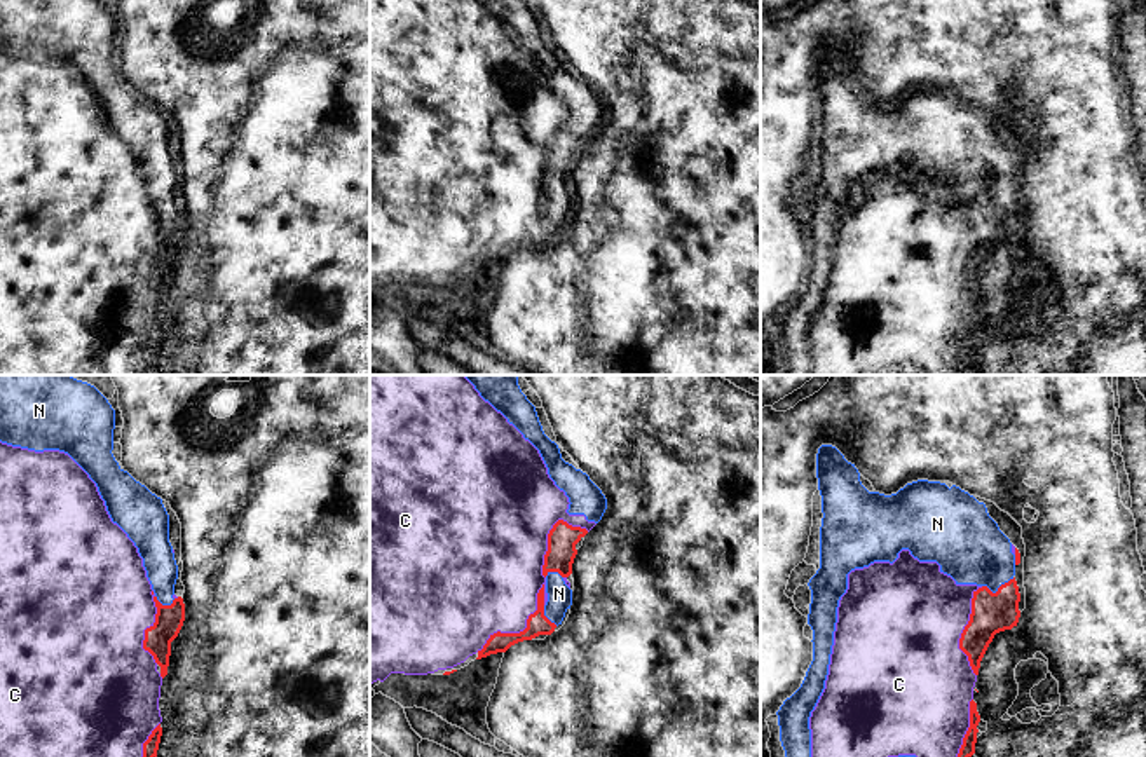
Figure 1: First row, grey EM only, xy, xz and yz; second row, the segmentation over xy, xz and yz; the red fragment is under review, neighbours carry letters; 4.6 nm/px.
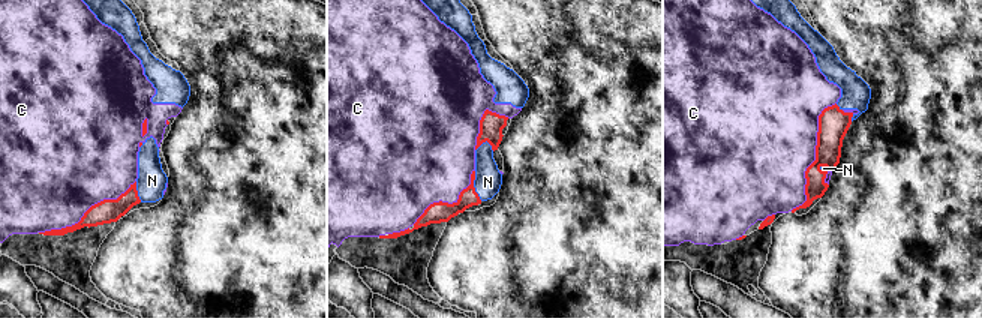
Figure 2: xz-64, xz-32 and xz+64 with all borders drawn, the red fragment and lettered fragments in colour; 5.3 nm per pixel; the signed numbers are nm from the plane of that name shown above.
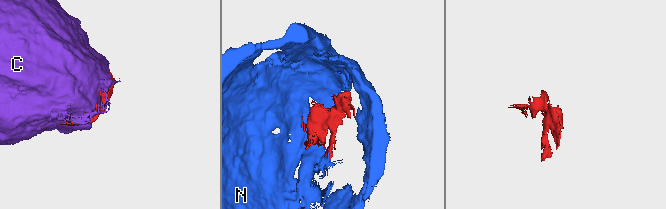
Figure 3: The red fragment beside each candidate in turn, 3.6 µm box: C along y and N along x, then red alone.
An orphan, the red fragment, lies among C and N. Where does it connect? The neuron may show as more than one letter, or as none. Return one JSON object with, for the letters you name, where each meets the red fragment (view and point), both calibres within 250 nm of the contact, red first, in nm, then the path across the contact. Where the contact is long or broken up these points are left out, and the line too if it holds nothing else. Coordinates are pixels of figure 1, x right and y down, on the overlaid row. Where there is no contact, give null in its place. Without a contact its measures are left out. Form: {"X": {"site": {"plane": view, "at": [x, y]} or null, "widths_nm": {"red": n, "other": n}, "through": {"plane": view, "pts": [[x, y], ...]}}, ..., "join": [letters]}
{"join": []}

